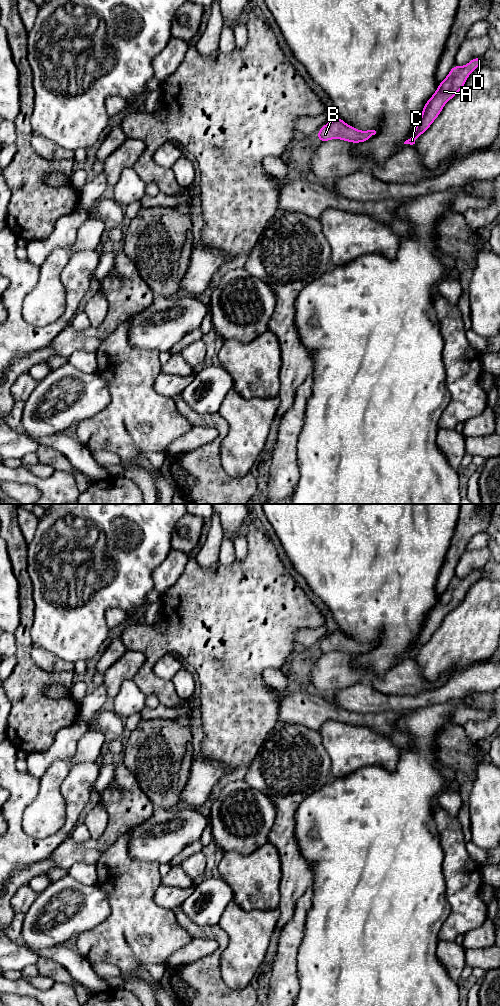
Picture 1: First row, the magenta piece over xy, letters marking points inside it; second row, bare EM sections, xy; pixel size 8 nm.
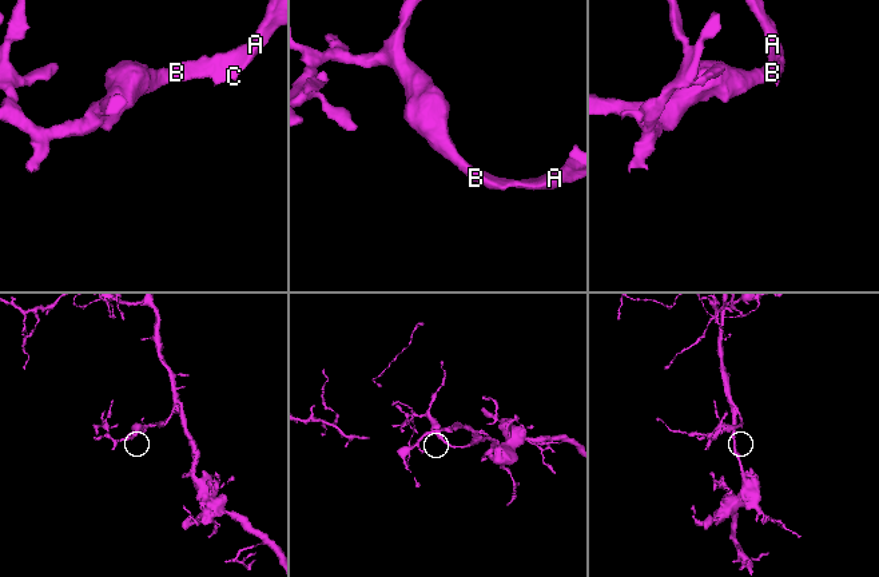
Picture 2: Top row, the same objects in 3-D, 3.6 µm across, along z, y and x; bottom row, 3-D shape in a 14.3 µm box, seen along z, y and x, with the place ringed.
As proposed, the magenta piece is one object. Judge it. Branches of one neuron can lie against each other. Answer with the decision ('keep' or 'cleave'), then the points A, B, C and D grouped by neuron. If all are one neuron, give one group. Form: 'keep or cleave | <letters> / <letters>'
keep | A B C D

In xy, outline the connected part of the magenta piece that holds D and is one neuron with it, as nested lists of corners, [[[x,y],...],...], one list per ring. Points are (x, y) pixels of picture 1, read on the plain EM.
[[[475,569],[462,579],[454,576],[447,589],[438,597],[436,604],[425,615],[421,630],[411,650],[406,652],[404,656],[415,656],[416,651],[431,638],[434,632],[440,627],[444,617],[462,602],[469,587],[478,580],[482,574],[483,571],[481,569]]]

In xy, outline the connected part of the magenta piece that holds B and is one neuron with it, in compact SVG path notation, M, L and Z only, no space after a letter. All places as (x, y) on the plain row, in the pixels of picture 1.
M337 630L322 638L316 646L318 651L322 654L331 651L340 651L351 655L362 655L370 652L376 646L375 642L360 643L355 639L349 638L342 630Z

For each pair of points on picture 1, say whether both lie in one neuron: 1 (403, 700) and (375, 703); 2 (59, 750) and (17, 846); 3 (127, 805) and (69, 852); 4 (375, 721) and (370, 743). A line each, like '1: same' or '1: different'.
1: same
2: different
3: same
4: different

